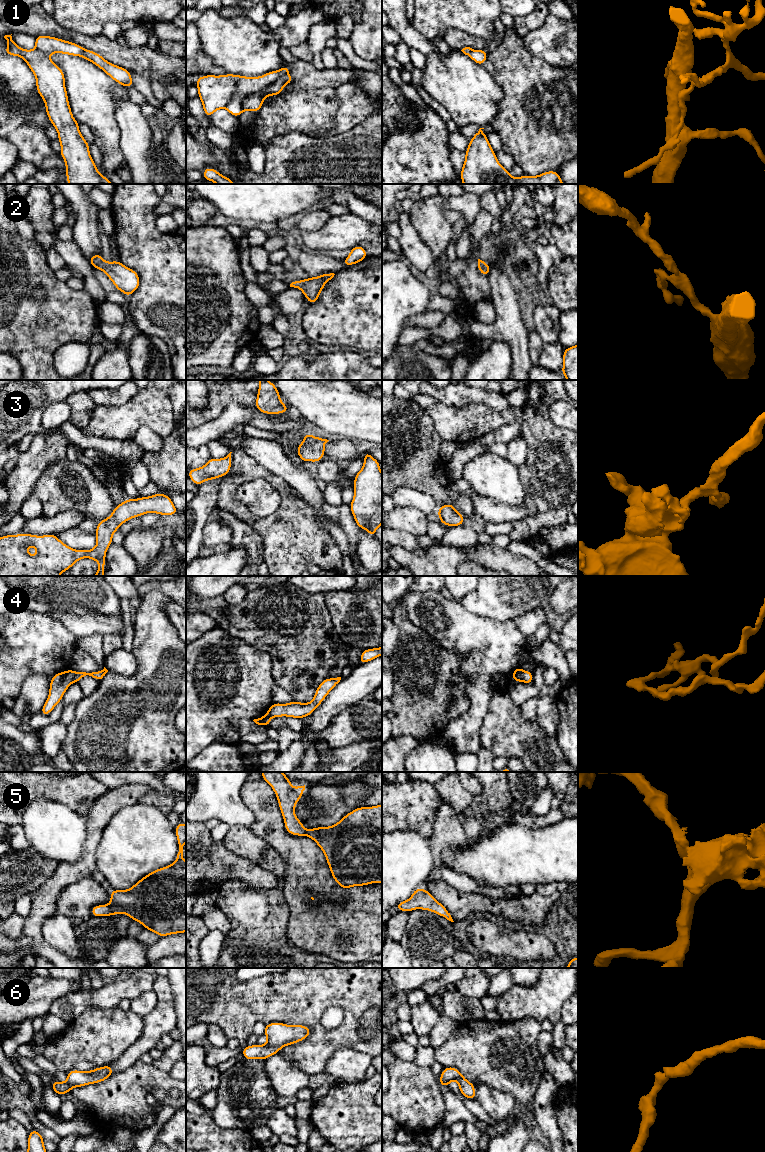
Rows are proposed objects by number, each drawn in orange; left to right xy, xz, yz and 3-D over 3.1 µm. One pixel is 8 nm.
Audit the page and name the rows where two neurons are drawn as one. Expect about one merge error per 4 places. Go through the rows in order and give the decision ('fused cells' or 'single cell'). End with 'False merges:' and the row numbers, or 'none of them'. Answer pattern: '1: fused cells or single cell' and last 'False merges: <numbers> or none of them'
1: fused cells
2: single cell
3: single cell
4: fused cells
5: single cell
6: single cell
False merges: 1, 4

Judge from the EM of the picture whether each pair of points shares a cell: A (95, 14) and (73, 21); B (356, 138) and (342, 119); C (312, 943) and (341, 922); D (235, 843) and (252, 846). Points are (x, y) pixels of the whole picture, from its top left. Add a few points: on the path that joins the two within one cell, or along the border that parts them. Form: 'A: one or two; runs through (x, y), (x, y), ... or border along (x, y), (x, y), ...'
A: one; runs through (90, 14), (80, 14), (78, 16)
B: two; border along (369, 116), (343, 133), (327, 136)
C: one; runs through (319, 939), (322, 939), (334, 929)
D: one; runs through (239, 843), (248, 845)

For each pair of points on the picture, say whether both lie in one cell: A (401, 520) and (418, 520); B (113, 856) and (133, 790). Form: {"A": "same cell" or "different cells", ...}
{"A": "same cell", "B": "different cells"}

